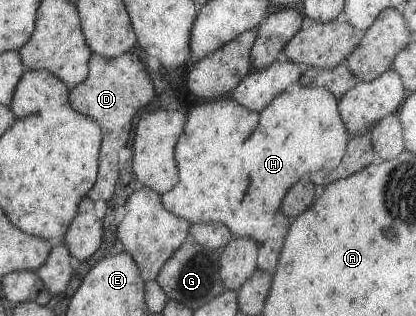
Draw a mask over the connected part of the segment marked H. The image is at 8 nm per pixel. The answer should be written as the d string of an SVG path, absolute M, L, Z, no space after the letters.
M298 80L256 113L256 126L252 128L252 134L244 138L244 150L240 150L240 164L244 166L246 188L244 194L240 194L240 202L236 202L236 210L232 210L232 222L228 222L228 230L232 237L251 238L256 242L255 263L258 269L271 275L275 271L284 237L292 221L279 211L286 191L298 179L307 177L314 170L336 168L344 156L349 139L337 109L336 97L322 87L302 86Z

